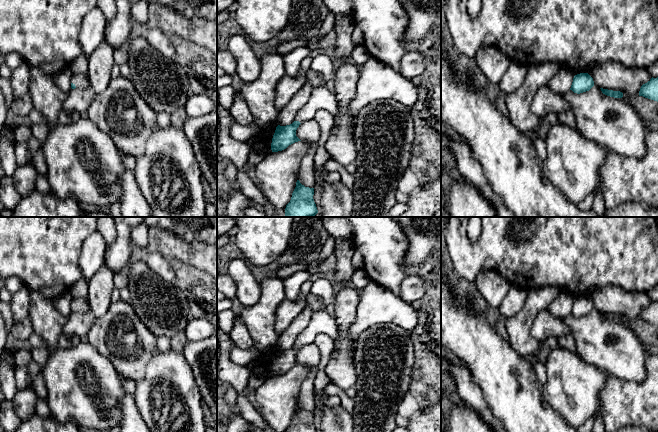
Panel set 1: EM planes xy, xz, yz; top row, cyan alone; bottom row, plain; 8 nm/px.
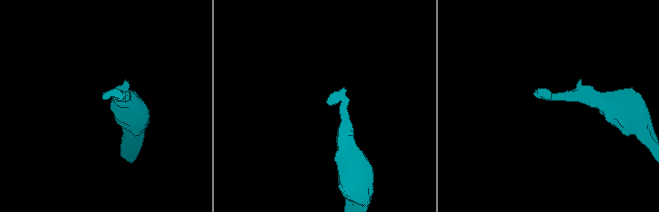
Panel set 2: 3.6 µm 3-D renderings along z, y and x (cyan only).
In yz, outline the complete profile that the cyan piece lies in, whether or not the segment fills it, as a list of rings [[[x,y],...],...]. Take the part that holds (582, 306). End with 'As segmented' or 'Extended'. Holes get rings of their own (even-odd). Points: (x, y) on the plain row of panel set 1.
[[[580,297],[574,300],[570,314],[580,318],[589,315],[593,310],[593,302],[588,297]]]. As segmented

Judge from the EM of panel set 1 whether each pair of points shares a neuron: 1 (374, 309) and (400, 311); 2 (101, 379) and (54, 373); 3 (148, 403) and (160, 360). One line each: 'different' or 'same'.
1: same
2: same
3: same

